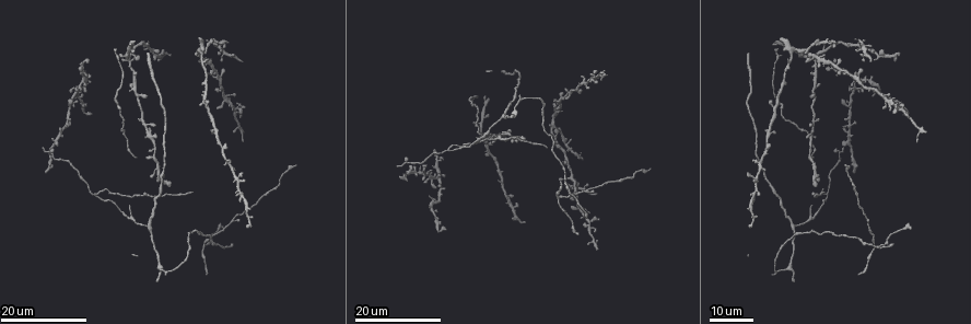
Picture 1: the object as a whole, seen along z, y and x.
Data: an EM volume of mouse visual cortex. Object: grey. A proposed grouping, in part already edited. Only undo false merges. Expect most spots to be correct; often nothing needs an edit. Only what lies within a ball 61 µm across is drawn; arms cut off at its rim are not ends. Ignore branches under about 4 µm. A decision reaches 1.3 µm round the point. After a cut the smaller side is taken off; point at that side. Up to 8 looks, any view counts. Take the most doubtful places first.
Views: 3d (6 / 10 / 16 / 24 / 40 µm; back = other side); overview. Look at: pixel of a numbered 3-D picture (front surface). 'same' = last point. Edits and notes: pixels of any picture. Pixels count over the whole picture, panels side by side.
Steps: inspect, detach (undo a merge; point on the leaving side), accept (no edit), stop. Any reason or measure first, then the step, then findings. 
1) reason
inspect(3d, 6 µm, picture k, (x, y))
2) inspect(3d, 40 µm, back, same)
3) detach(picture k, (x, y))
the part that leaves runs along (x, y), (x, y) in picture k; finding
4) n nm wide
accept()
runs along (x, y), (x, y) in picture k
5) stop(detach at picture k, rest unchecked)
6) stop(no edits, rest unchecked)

inspect(3d, 24 µm, picture 1, (447, 150))

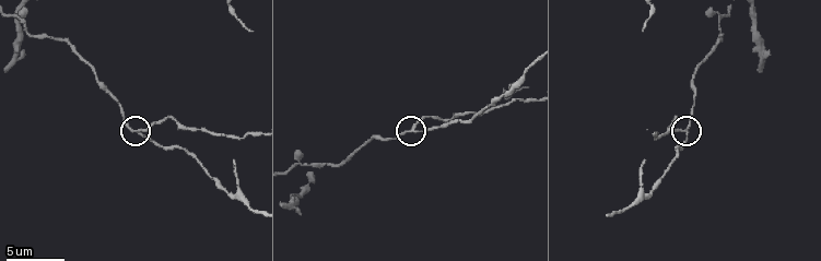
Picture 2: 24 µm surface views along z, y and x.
inspect(3d, 10 µm, picture 2, (138, 129))

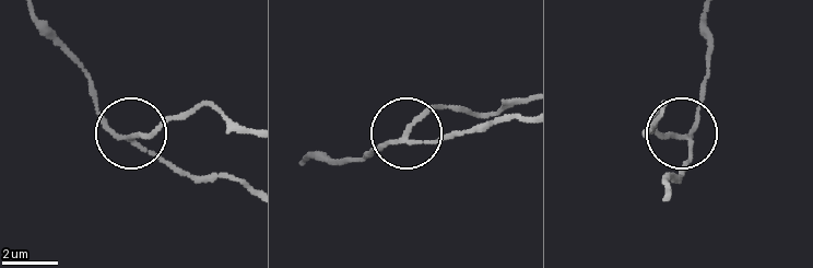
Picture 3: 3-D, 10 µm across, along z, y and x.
3 arms
detach(picture 3, (153, 134))
the part that leaves runs along (129, 139), (211, 103), (246, 127) in picture 3; a second neuron is stuck on

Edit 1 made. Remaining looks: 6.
inspect(overview)

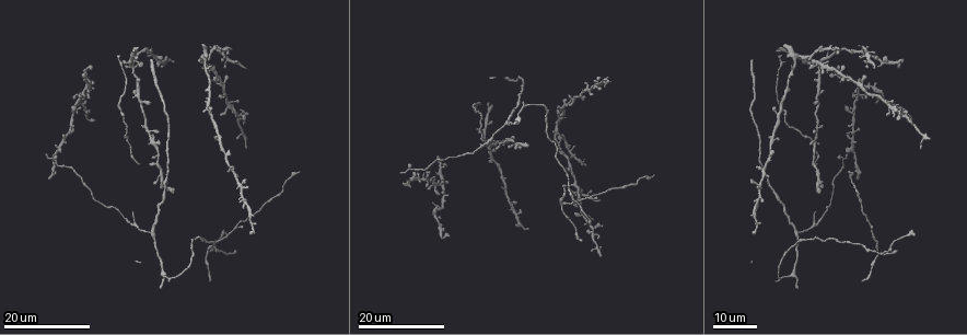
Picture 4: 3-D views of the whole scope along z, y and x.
three arms meet
inspect(3d, 24 µm, picture 4, (560, 206))

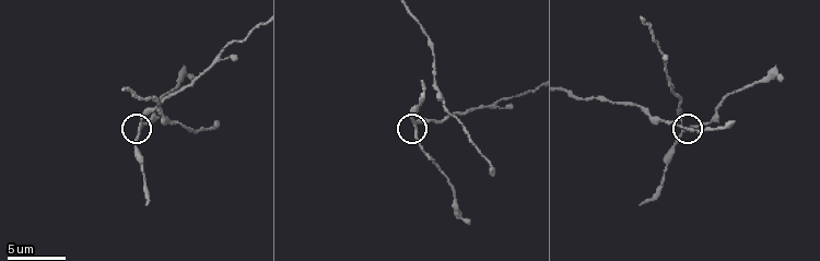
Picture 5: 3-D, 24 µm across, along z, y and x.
inspect(3d, 10 µm, picture 5, (139, 127))

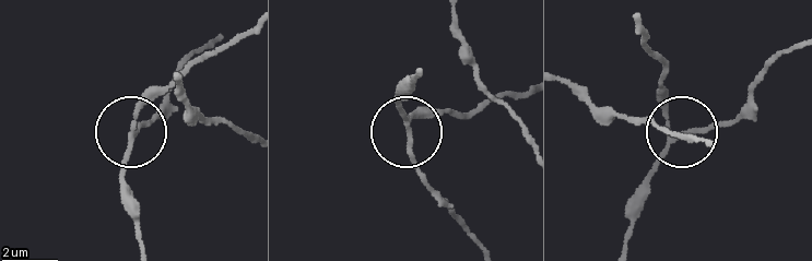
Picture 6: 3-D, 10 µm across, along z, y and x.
inspect(3d, 10 µm, back, picture 6, (407, 134))

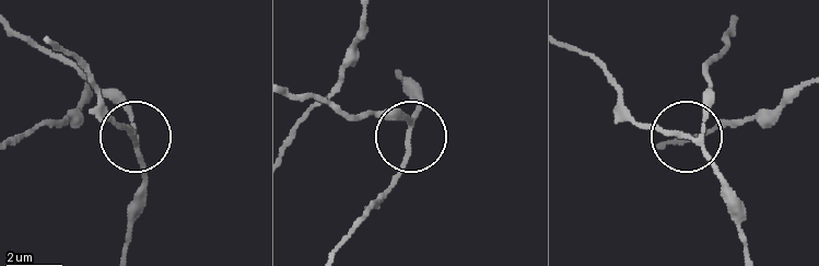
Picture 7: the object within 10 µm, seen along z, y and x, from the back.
3 arms
detach(picture 7, (124, 127))
the part that leaves runs along (137, 137), (56, 42) in picture 7; a second neuron is stuck on

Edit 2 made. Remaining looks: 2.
a fork
inspect(3d, 24 µm, picture 4, (156, 165))

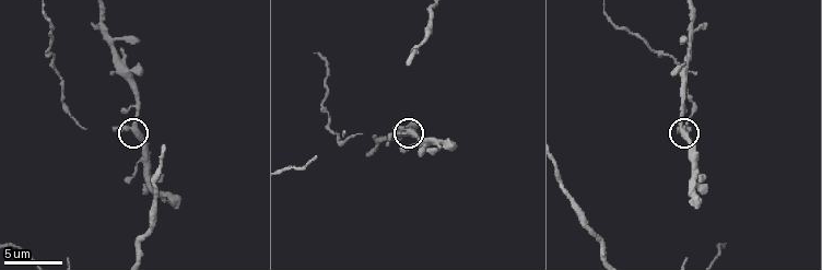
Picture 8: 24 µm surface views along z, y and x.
closer look
inspect(3d, 10 µm, picture 8, (403, 127))

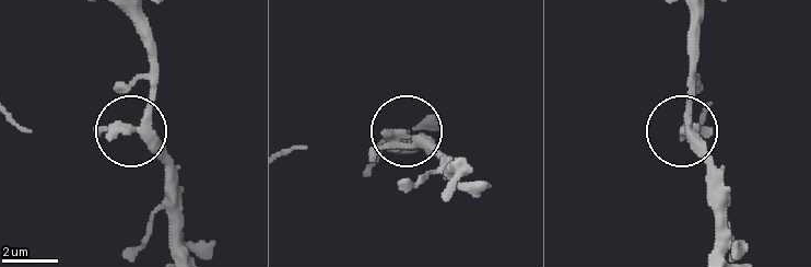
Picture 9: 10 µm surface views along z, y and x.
310 nm wide
accept()
runs along (125, 12), (153, 77), (153, 104), (137, 132), (172, 173) in picture 9; continuous, no second neuron

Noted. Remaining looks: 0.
stop(detach at picture 3, detach at picture 7, rest unchecked)

